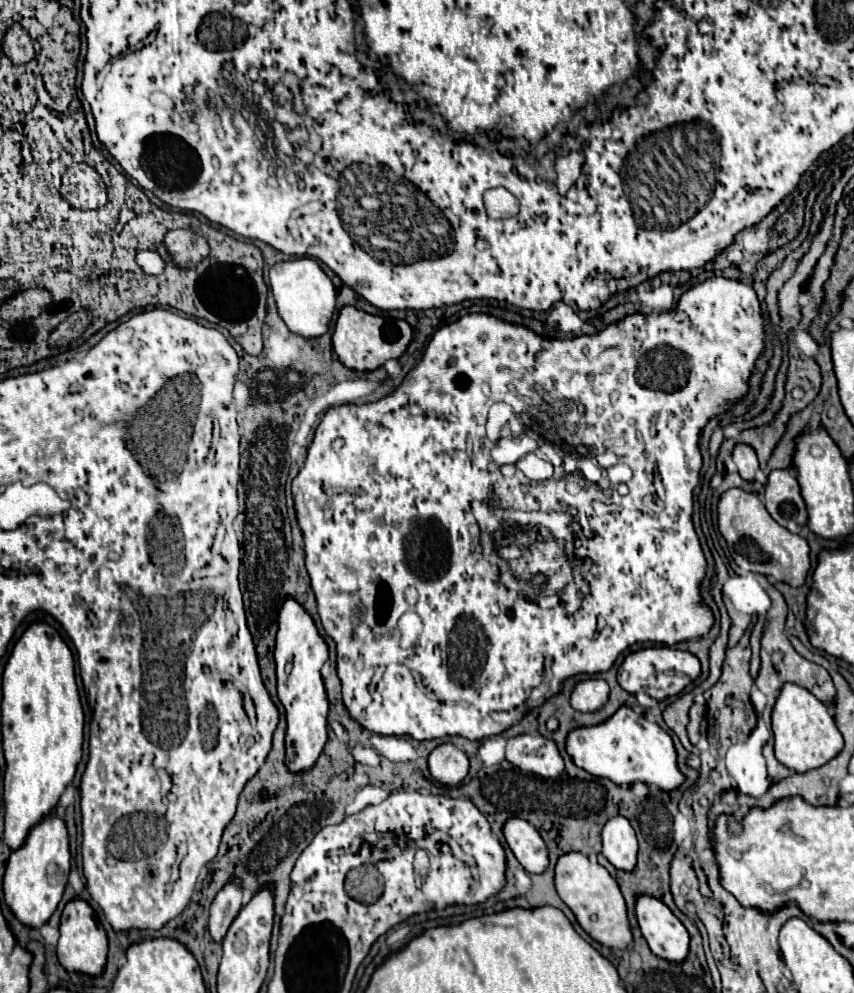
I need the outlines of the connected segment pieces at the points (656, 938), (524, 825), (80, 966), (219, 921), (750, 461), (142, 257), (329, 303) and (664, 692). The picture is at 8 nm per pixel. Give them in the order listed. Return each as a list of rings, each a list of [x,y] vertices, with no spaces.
[[[636,897],[636,919],[654,955],[666,961],[684,961],[688,931],[680,919],[656,897]]]
[[[512,817],[512,821],[504,823],[504,837],[508,847],[528,873],[542,873],[546,869],[546,843],[542,841],[540,833],[536,833],[534,825]]]
[[[74,897],[66,903],[60,919],[60,941],[58,941],[58,961],[68,971],[82,971],[88,975],[100,975],[106,965],[106,953],[108,953],[108,937],[98,921],[96,911],[90,907],[90,903],[82,897]]]
[[[232,877],[232,881],[228,881],[228,885],[224,885],[224,889],[218,891],[218,895],[214,897],[214,901],[210,905],[208,929],[218,943],[226,935],[226,931],[228,931],[230,923],[234,921],[234,917],[238,915],[240,907],[242,907],[240,877]]]
[[[738,443],[732,451],[732,461],[736,463],[742,479],[746,479],[746,481],[754,479],[754,473],[758,469],[758,457],[756,457],[756,451],[750,445]]]
[[[138,249],[134,261],[142,267],[146,275],[160,275],[166,269],[166,261],[154,249]]]
[[[290,259],[280,261],[270,267],[270,287],[278,305],[278,313],[290,331],[302,337],[320,337],[328,331],[330,319],[336,309],[336,289],[322,267],[310,259]]]
[[[646,647],[630,653],[622,665],[618,667],[618,683],[628,693],[644,691],[652,699],[664,699],[668,695],[676,695],[688,683],[692,683],[700,675],[700,661],[696,655],[688,651],[680,651],[674,647]]]

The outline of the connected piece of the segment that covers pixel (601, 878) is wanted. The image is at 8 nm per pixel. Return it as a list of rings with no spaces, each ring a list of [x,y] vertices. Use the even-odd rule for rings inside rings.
[[[576,851],[564,853],[556,861],[554,881],[556,881],[556,891],[558,891],[560,899],[572,909],[580,927],[586,933],[590,933],[590,937],[594,941],[598,941],[600,945],[606,945],[606,947],[614,947],[614,949],[624,949],[632,943],[626,903],[620,893],[620,887],[600,863],[592,863],[586,855],[576,853]],[[594,915],[596,915],[596,921],[592,921]]]

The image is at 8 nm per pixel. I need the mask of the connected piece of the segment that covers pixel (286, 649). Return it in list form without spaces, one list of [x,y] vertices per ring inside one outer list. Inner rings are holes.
[[[286,597],[278,611],[276,633],[276,673],[278,697],[286,709],[286,767],[290,773],[310,771],[328,739],[328,695],[320,675],[322,665],[328,661],[328,645],[320,637],[312,615],[294,599]]]

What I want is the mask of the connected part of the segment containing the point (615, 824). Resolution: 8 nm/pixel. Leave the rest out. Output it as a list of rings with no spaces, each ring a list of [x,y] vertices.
[[[622,815],[608,819],[602,829],[602,855],[616,867],[632,871],[636,865],[638,841],[630,821]]]

